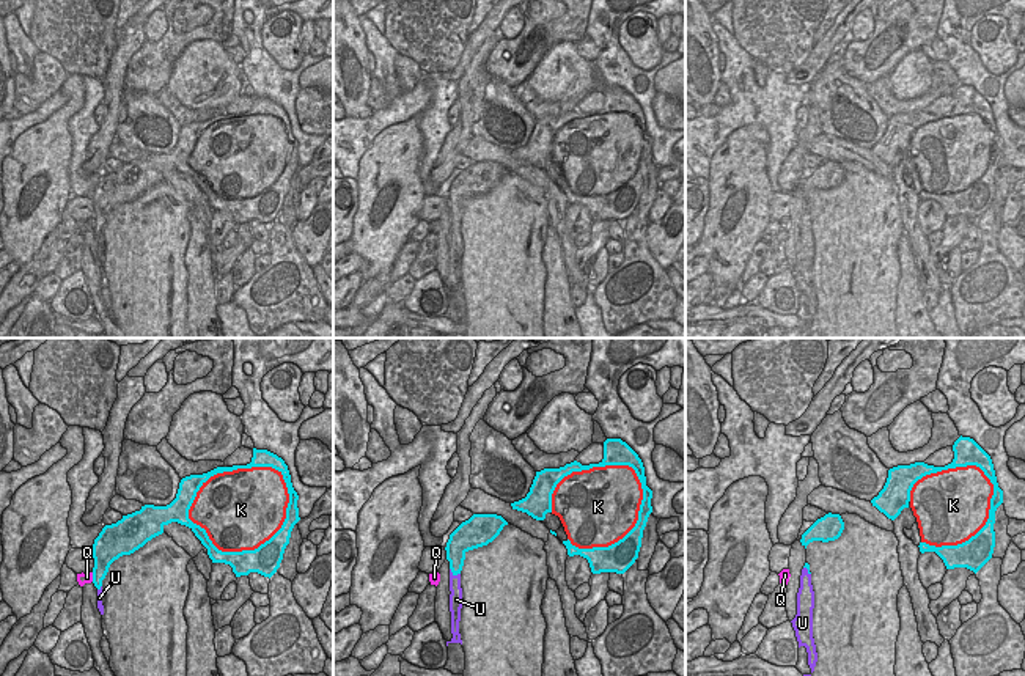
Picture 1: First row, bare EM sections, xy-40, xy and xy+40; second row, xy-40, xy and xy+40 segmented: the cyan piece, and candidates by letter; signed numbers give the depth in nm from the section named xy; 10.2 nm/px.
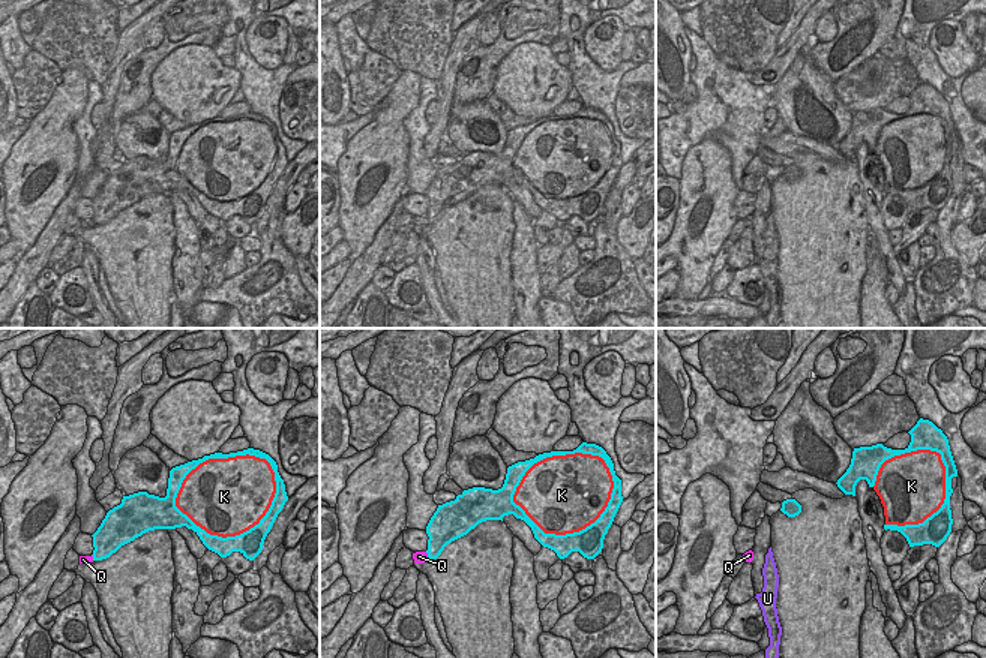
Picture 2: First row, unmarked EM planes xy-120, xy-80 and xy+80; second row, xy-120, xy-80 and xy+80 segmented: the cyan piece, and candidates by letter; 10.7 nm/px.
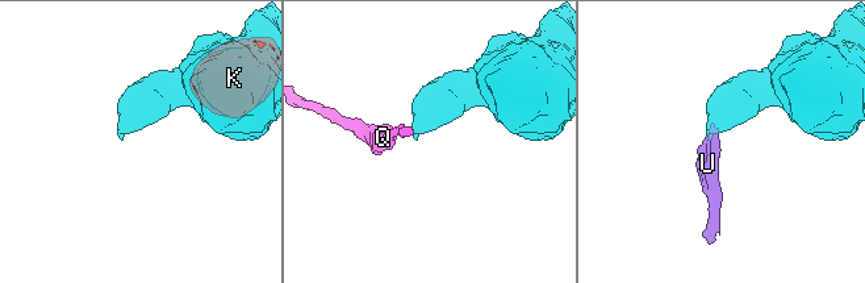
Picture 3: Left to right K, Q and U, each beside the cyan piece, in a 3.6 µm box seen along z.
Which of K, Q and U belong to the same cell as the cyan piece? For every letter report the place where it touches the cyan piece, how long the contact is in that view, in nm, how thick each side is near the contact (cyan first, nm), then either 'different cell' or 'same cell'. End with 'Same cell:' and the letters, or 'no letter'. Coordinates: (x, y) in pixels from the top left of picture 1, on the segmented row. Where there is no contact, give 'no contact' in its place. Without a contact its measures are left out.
K: xy-40 (231, 470) | 1100 nm | 70/500 nm | same cell
Q: xy-40 (93, 577) | 100 nm | 200/120 nm | same cell
U: xy (455, 574) | 130 nm | 190/130 nm | different cell
Same cell: K, Q

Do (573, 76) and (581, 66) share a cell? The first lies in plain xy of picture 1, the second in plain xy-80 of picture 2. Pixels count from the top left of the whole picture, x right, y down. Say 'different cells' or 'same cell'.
different cells

